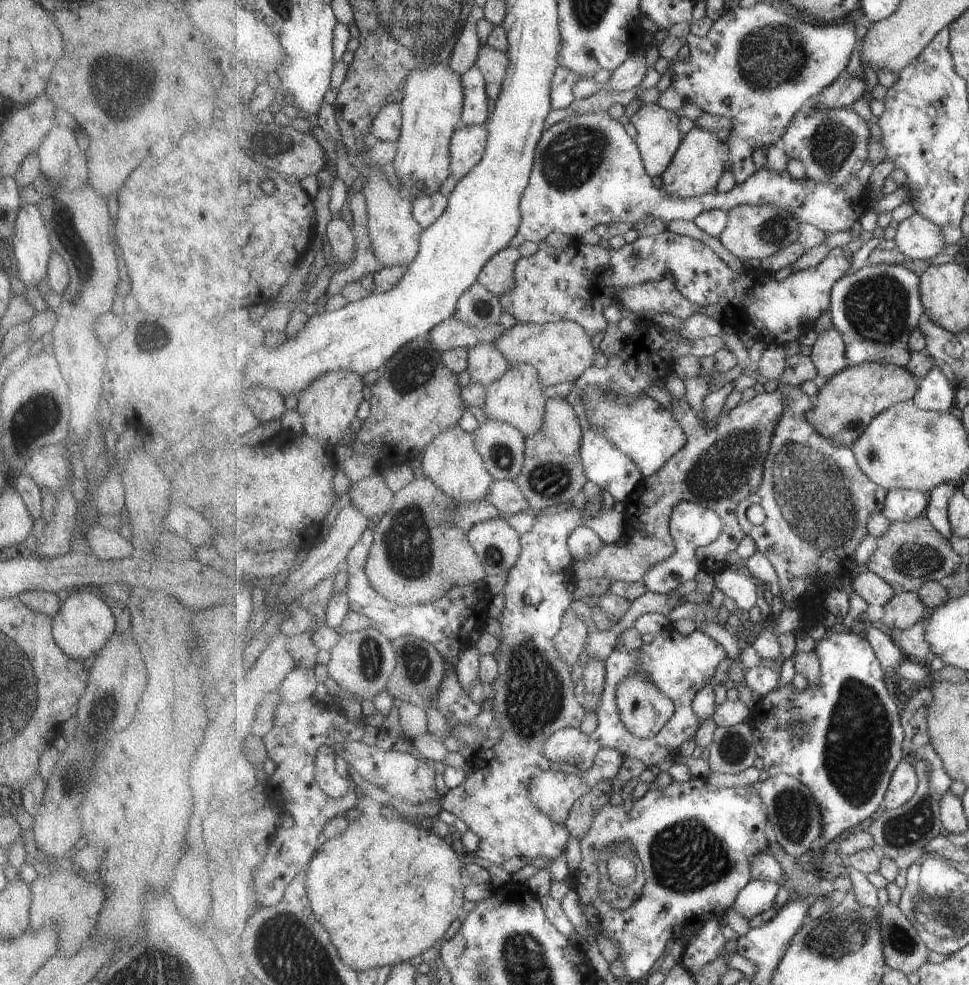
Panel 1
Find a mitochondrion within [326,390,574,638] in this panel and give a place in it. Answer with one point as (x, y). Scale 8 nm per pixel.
(409, 549)

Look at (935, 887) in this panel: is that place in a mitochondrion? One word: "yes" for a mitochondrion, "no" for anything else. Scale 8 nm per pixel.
yes

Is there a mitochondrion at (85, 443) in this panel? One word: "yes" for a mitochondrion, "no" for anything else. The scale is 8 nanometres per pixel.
no

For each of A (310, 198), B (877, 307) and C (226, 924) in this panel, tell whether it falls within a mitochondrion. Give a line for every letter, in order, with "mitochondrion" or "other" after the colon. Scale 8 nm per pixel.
A: other
B: mitochondrion
C: other

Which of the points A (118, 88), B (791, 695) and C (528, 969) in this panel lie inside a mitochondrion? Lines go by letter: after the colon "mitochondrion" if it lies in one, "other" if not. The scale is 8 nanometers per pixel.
A: mitochondrion
B: other
C: mitochondrion

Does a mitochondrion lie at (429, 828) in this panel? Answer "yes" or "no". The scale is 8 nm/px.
no

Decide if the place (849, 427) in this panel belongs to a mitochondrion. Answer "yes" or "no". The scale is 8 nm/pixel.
yes

